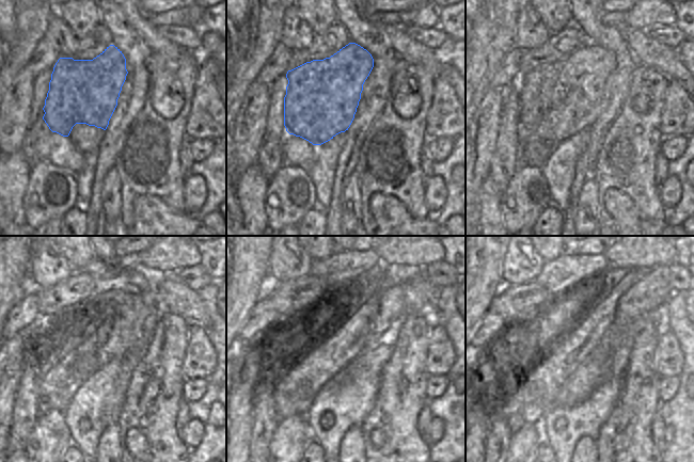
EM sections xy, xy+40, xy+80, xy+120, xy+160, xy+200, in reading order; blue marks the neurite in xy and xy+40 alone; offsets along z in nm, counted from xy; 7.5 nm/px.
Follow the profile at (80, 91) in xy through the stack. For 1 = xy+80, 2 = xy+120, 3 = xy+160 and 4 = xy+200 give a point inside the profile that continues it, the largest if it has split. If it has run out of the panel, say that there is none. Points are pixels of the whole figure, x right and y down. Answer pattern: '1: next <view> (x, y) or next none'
1: next xy+80 (560, 99)
2: next xy+120 (107, 334)
3: next xy+160 (392, 305)
4: next xy+200 (652, 289)

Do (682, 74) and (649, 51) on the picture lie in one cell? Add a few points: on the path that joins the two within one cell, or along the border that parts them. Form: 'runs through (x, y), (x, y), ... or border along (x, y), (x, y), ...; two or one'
runs through (674, 69), (663, 59), (658, 57); one

